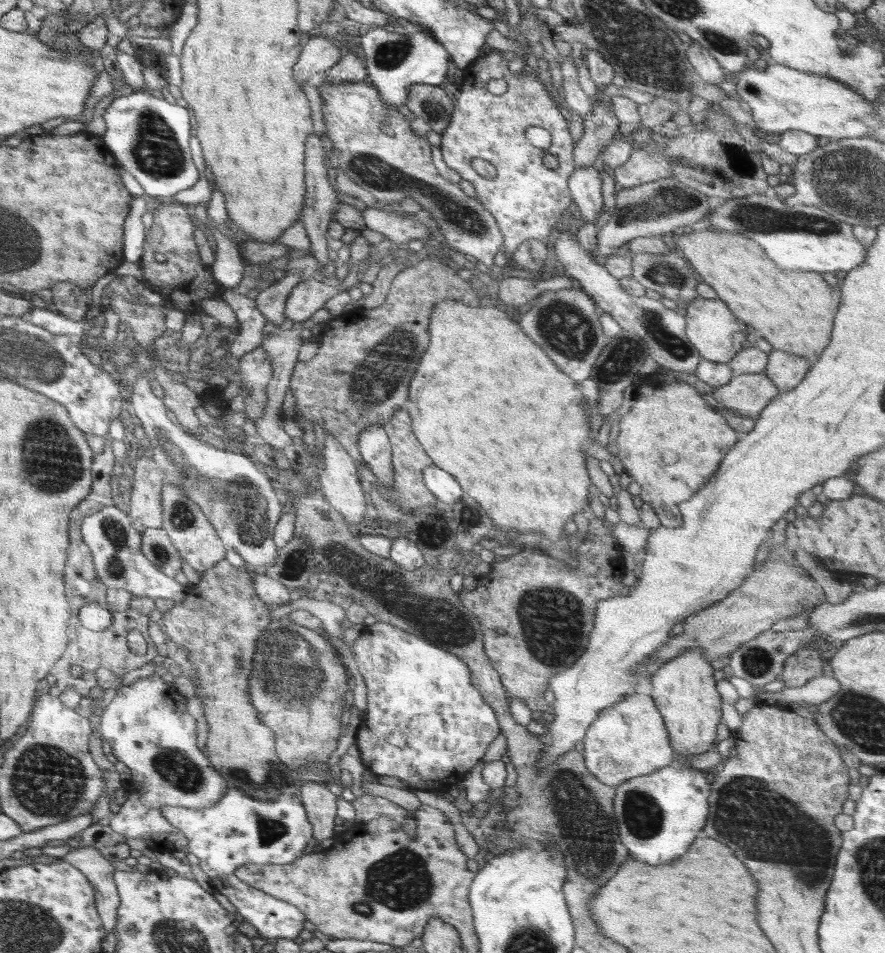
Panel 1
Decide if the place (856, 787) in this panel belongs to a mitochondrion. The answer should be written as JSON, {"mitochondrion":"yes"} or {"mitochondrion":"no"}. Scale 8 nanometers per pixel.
{"mitochondrion":"no"}

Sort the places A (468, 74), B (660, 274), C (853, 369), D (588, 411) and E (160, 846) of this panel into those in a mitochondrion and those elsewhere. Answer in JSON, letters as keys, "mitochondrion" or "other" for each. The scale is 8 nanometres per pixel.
{"A":"other","B":"mitochondrion","C":"other","D":"other","E":"other"}

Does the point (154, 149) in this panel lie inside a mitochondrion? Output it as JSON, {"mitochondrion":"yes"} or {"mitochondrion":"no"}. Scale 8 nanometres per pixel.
{"mitochondrion":"yes"}

